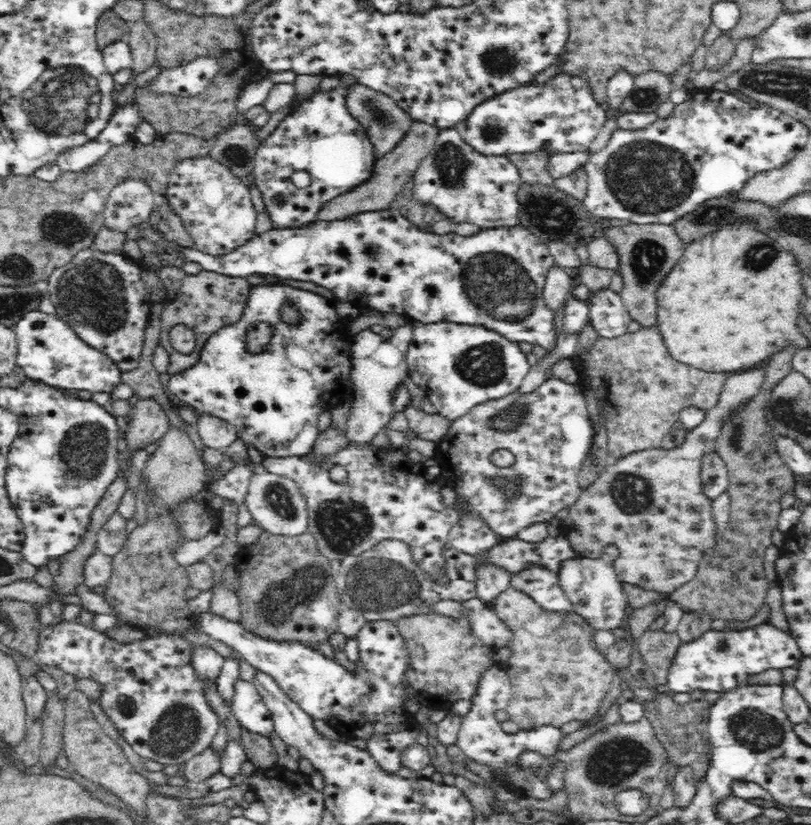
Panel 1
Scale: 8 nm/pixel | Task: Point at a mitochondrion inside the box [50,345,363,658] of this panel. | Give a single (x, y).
(82, 448)

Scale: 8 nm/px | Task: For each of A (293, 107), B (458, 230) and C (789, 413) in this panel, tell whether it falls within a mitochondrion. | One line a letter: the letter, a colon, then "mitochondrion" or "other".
A: other
B: other
C: mitochondrion

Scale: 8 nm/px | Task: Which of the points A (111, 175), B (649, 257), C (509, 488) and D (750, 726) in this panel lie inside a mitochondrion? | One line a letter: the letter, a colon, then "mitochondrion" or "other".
A: other
B: mitochondrion
C: mitochondrion
D: mitochondrion

